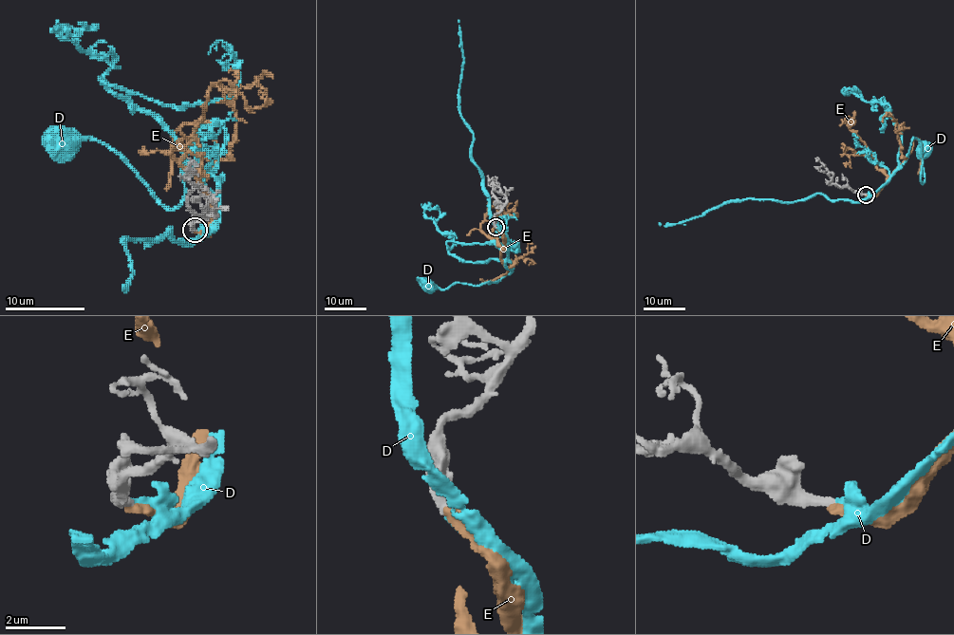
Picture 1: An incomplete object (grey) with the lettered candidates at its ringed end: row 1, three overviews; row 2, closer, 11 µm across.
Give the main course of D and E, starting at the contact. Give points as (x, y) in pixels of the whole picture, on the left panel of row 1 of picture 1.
D: (195, 231), (208, 233), (216, 208), (218, 122), (198, 132), (172, 208), (96, 140), (64, 142)
E: (195, 231), (208, 233), (213, 208), (180, 158), (202, 116), (206, 92), (215, 86), (233, 90), (216, 102)

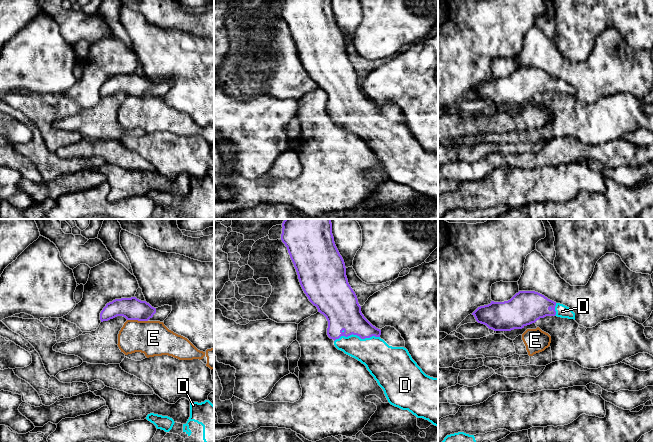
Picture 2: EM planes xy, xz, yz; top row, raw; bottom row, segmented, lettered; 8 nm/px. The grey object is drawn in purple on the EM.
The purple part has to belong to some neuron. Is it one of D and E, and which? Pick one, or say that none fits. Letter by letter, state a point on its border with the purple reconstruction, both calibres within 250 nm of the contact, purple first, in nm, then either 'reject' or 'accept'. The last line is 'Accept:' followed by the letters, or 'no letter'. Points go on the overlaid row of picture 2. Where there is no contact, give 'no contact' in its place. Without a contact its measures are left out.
D: xz (356, 334) | 280/240 nm | accept
E: xy (137, 319) | 180/280 nm | reject
Accept: D

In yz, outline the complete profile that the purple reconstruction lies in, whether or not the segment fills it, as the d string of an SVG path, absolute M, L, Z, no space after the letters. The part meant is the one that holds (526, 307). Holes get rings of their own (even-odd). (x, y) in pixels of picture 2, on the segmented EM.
M519 291L504 302L491 301L478 307L472 315L478 323L494 331L522 329L546 316L575 320L575 313L569 307L535 291Z

